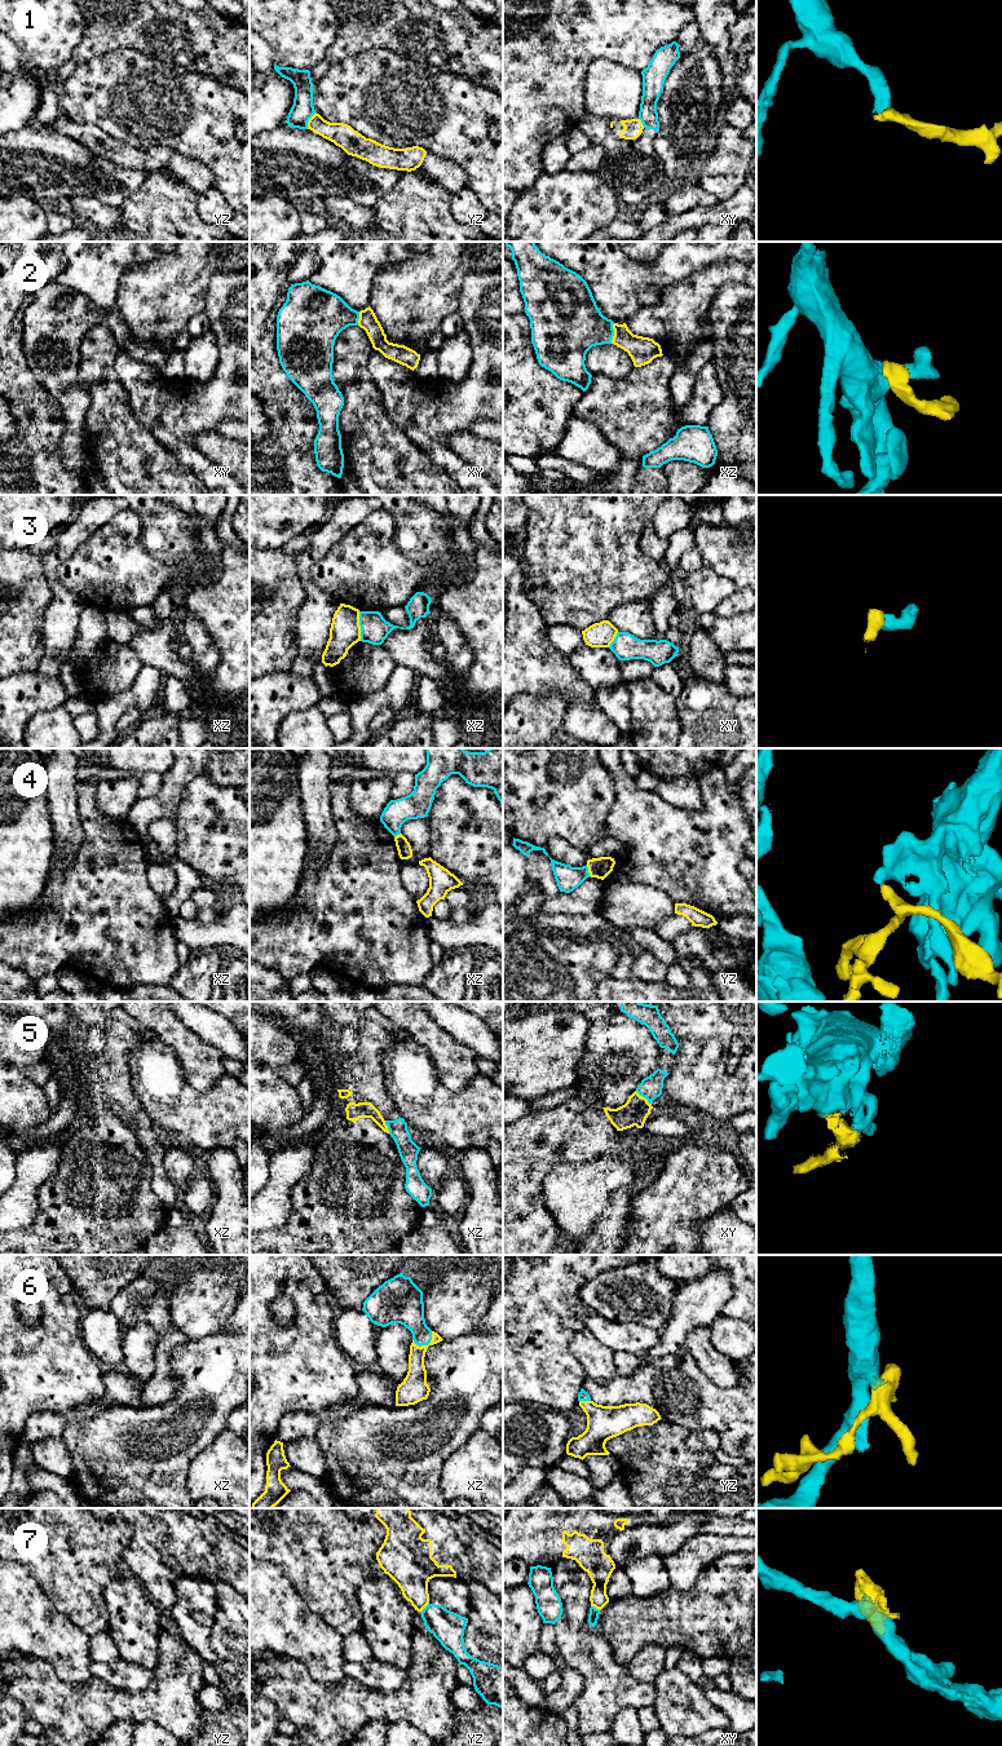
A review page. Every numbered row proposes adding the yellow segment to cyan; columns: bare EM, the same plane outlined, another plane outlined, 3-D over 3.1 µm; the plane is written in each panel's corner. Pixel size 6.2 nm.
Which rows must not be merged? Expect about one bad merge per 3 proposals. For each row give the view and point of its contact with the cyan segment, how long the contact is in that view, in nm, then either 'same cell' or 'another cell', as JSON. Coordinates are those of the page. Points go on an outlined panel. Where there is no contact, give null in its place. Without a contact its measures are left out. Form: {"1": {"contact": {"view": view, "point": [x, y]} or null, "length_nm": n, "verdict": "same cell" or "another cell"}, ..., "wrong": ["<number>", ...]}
{"1": {"contact": {"view": "yz", "point": [308, 120]}, "length_nm": 120, "verdict": "another cell"}, "2": {"contact": {"view": "xz", "point": [613, 334]}, "length_nm": 130, "verdict": "same cell"}, "3": {"contact": {"view": "xz", "point": [360, 624]}, "length_nm": 180, "verdict": "another cell"}, "4": {"contact": {"view": "yz", "point": [587, 870]}, "length_nm": 80, "verdict": "same cell"}, "5": {"contact": {"view": "xy", "point": [643, 1096]}, "length_nm": 130, "verdict": "another cell"}, "6": {"contact": {"view": "xz", "point": [426, 1344]}, "length_nm": 140, "verdict": "same cell"}, "7": {"contact": {"view": "yz", "point": [424, 1608]}, "length_nm": 80, "verdict": "another cell"}, "wrong": ["1", "3", "5", "7"]}

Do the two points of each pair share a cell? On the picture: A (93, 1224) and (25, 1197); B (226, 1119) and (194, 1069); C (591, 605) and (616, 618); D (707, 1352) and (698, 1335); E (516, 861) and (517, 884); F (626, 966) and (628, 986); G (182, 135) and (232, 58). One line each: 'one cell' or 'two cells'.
A: two cells
B: two cells
C: two cells
D: one cell
E: one cell
F: two cells
G: two cells

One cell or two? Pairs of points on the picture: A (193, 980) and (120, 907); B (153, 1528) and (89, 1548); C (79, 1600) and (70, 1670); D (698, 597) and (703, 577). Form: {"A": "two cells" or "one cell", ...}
{"A": "two cells", "B": "two cells", "C": "two cells", "D": "one cell"}

